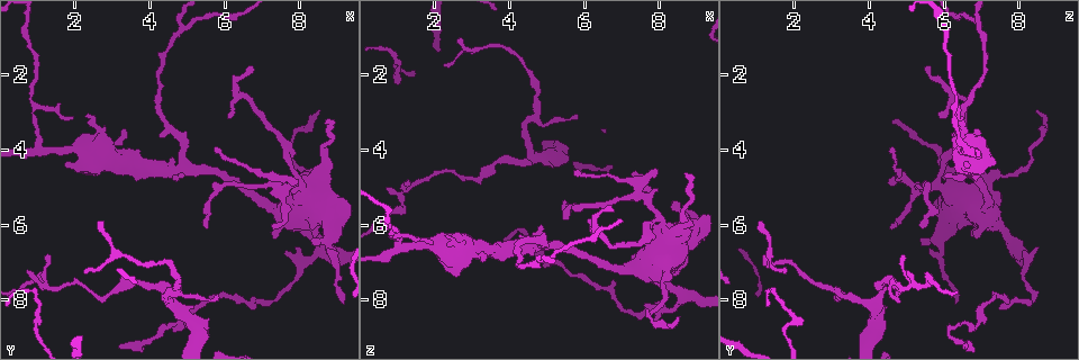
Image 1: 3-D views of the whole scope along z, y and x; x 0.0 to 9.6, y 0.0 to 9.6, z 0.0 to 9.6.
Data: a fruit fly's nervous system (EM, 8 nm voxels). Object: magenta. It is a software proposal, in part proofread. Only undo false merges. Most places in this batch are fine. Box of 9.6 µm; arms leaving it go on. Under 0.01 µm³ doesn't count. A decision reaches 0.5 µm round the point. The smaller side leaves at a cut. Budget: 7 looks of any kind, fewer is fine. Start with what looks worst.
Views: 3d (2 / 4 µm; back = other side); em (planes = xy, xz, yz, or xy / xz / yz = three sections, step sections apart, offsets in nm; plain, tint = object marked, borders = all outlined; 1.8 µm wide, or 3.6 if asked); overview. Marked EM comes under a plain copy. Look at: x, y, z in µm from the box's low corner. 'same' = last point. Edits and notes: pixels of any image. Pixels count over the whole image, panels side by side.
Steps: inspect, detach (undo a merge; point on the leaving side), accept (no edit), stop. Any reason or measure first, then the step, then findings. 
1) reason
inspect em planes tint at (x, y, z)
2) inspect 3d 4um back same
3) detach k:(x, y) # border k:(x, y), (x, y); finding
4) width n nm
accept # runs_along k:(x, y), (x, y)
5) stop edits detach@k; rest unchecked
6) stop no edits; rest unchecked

abrupt turn
inspect 3d 4um at (7.40, 4.95, 5.25)

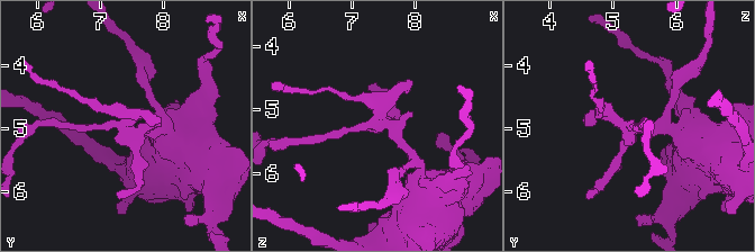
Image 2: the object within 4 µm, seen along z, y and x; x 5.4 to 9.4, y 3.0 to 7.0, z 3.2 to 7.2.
now the EM
inspect em yz step 8 tint at (7.35, 5.00, 5.25)

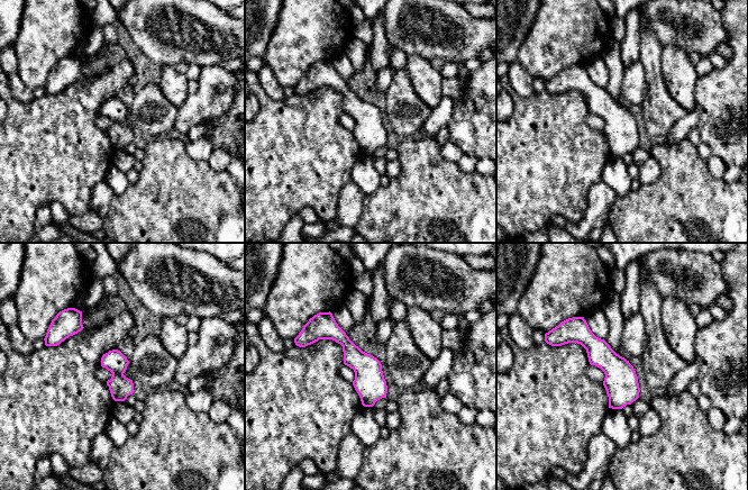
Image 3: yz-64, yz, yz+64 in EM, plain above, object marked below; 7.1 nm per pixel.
accept # runs_along 3:(569, 328), (619, 372), (632, 398); continuous, no second neuron

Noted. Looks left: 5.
sudden change in width
inspect em xy step 4 tint at (8.95, 6.95, 5.95)

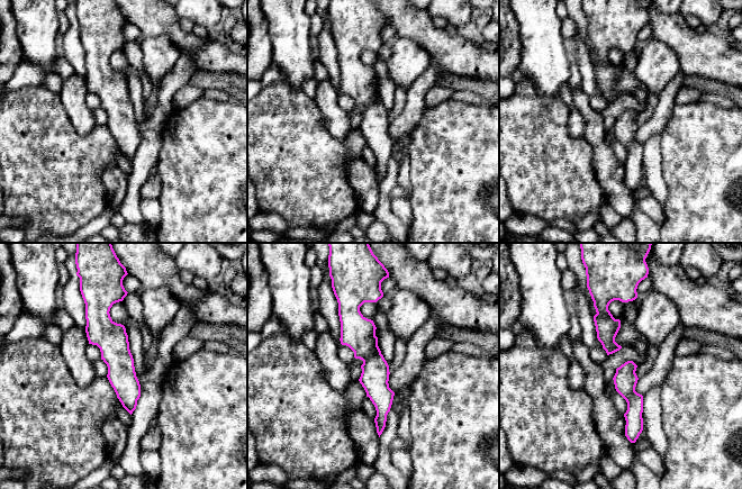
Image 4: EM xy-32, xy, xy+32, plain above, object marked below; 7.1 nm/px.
accept # runs_along 4:(356, 304), (381, 396), (379, 429); all the same neuron

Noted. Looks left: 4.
calibre changes
inspect em planes tint at (4.65, 8.25, 4.15)

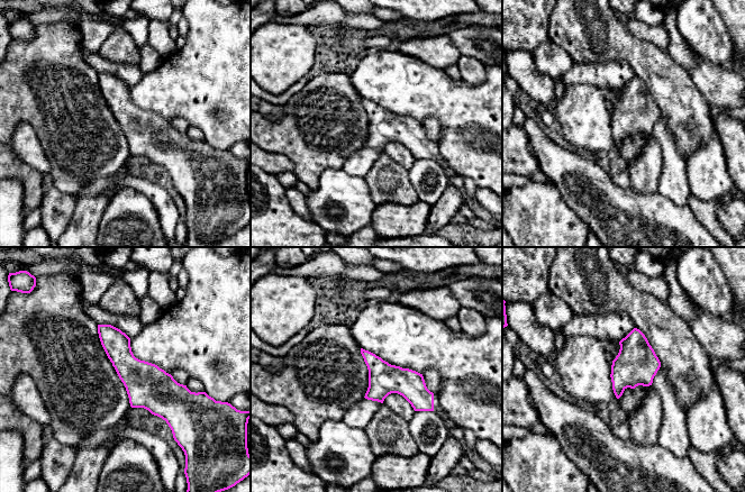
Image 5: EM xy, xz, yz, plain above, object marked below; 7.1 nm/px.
accept # runs_along 5:(100, 327), (163, 397), (188, 397); continuous, no second neuron

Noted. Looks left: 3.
stop no edits; rest unchecked

